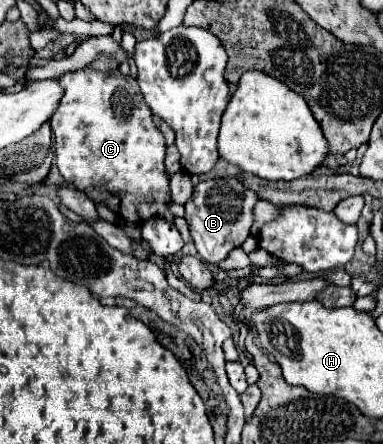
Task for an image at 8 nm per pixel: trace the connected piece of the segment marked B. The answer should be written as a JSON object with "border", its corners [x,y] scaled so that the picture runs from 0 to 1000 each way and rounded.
{"border":[[[608,399],[540,403],[509,417],[504,444],[483,457],[483,493],[493,502],[504,547],[530,588],[567,597],[598,574],[603,561],[629,556],[629,547],[650,534],[666,457],[671,439],[661,439],[661,430],[634,421],[634,412]]]}

